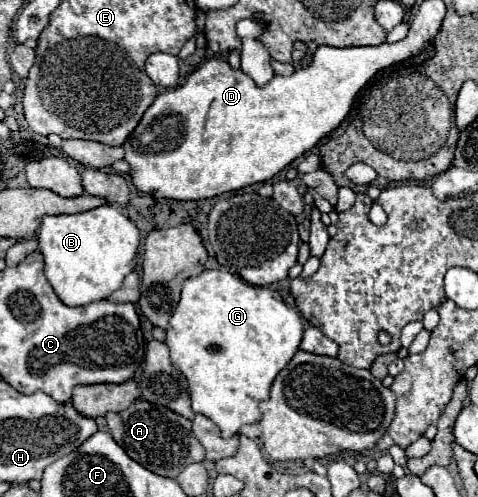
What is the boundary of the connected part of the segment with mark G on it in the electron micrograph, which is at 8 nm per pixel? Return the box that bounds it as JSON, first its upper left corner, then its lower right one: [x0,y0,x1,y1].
[165,270,303,438]

